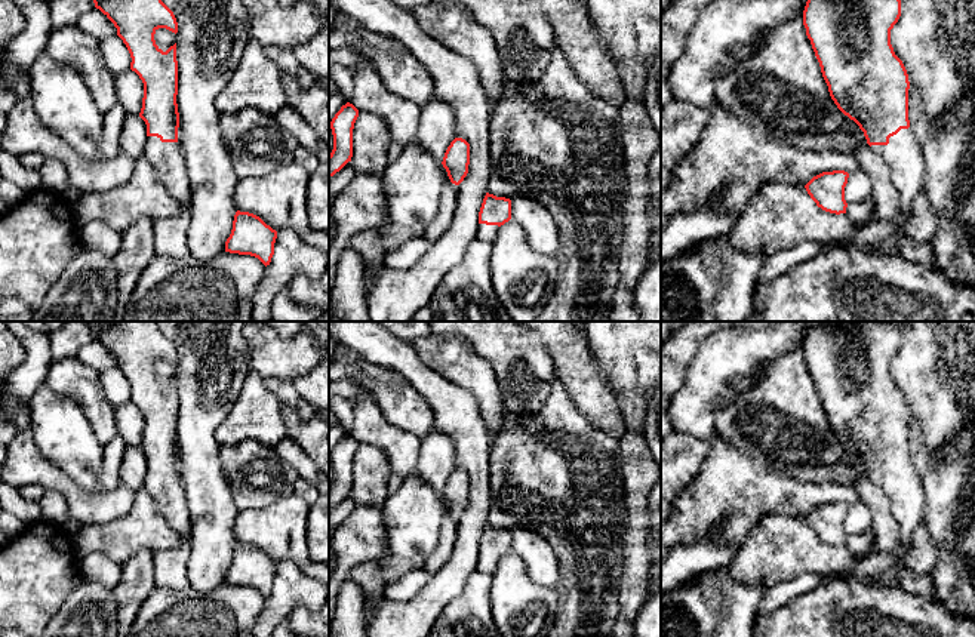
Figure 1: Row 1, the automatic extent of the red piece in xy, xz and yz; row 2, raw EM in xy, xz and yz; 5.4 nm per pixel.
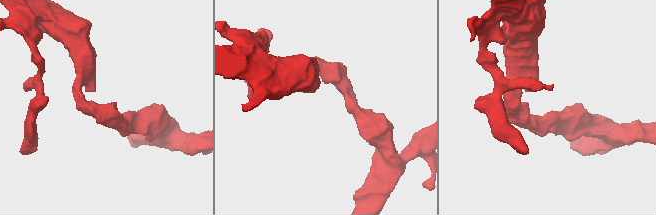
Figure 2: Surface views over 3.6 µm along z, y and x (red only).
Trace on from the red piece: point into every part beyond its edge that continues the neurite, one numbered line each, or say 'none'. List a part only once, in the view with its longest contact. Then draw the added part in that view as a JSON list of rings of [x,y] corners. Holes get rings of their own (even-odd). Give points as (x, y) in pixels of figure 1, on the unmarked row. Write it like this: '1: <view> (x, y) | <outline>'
1: yz (903, 486) | [[[901,461],[889,470],[888,477],[871,477],[883,493],[889,498],[892,513],[901,527],[901,551],[911,548],[913,533],[920,526],[925,516],[925,492],[922,480],[913,462]]]

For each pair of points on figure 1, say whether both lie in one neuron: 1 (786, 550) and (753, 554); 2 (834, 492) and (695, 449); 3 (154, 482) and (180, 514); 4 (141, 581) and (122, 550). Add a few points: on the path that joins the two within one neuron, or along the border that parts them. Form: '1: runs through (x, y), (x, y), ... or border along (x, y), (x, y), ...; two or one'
1: runs through (778, 550), (774, 554), (760, 554); one
2: border along (710, 440), (710, 452), (700, 473), (691, 482); two
3: runs through (162, 489), (172, 507); one
4: border along (153, 551), (138, 550), (122, 565); two

